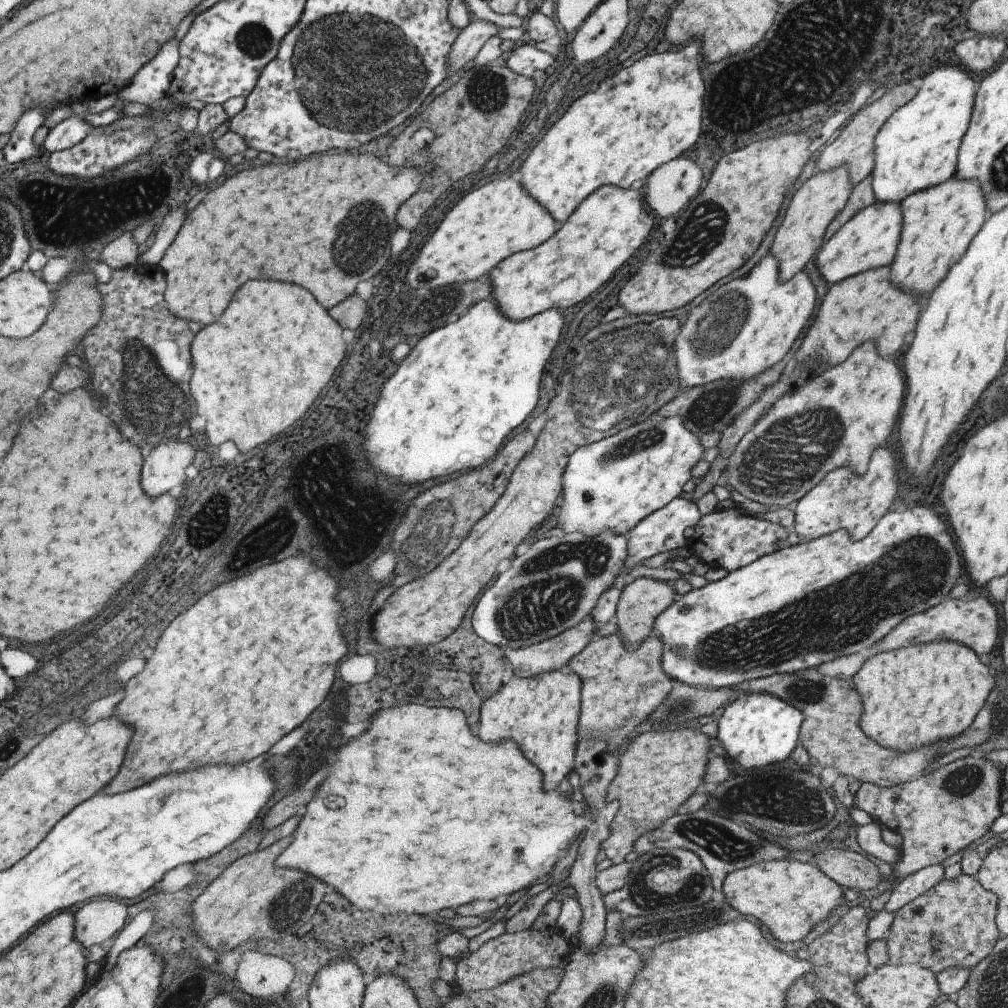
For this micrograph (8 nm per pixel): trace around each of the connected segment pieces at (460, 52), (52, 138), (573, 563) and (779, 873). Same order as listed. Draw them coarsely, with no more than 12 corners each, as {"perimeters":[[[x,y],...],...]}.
{"perimeters":[[[477,18],[462,28],[448,52],[446,77],[473,59],[499,32]],[[75,114],[49,130],[50,153],[79,144],[92,128]],[[626,535],[536,540],[479,596],[472,629],[516,649],[575,626]],[[815,865],[735,869],[720,888],[775,940],[803,938],[843,902]]]}

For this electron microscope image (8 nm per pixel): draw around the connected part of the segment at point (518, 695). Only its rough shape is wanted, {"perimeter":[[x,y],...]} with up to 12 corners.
{"perimeter":[[513,675],[475,735],[510,739],[545,792],[573,768],[580,680]]}

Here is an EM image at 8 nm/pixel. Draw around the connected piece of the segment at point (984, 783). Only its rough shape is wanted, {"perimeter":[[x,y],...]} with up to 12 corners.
{"perimeter":[[972,754],[852,802],[901,835],[899,883],[987,832],[1003,773]]}

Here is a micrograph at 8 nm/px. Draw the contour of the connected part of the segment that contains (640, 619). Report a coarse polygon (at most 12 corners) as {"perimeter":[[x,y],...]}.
{"perimeter":[[627,580],[612,621],[635,647],[675,600],[669,583]]}

